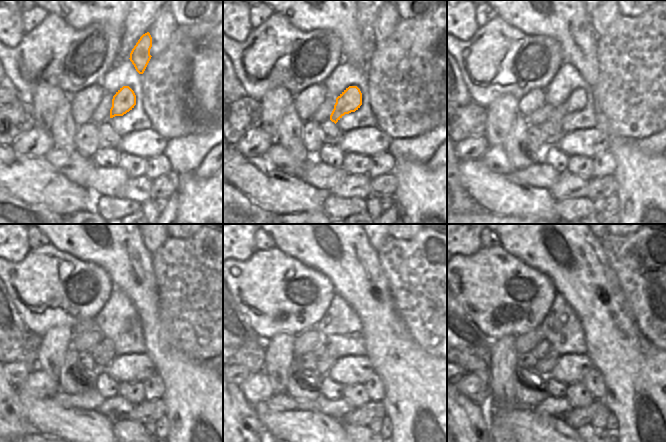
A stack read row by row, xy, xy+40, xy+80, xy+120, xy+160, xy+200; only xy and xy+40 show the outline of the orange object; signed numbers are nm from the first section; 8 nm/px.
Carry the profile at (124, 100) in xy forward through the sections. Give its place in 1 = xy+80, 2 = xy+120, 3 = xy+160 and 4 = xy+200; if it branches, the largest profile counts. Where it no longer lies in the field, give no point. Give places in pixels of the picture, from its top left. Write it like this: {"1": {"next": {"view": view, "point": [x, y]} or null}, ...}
{"1": {"next": {"view": "xy+80", "point": [576, 101]}}, "2": {"next": {"view": "xy+120", "point": [107, 344]}}, "3": {"next": {"view": "xy+160", "point": [324, 365]}}, "4": {"next": {"view": "xy+200", "point": [544, 365]}}}

